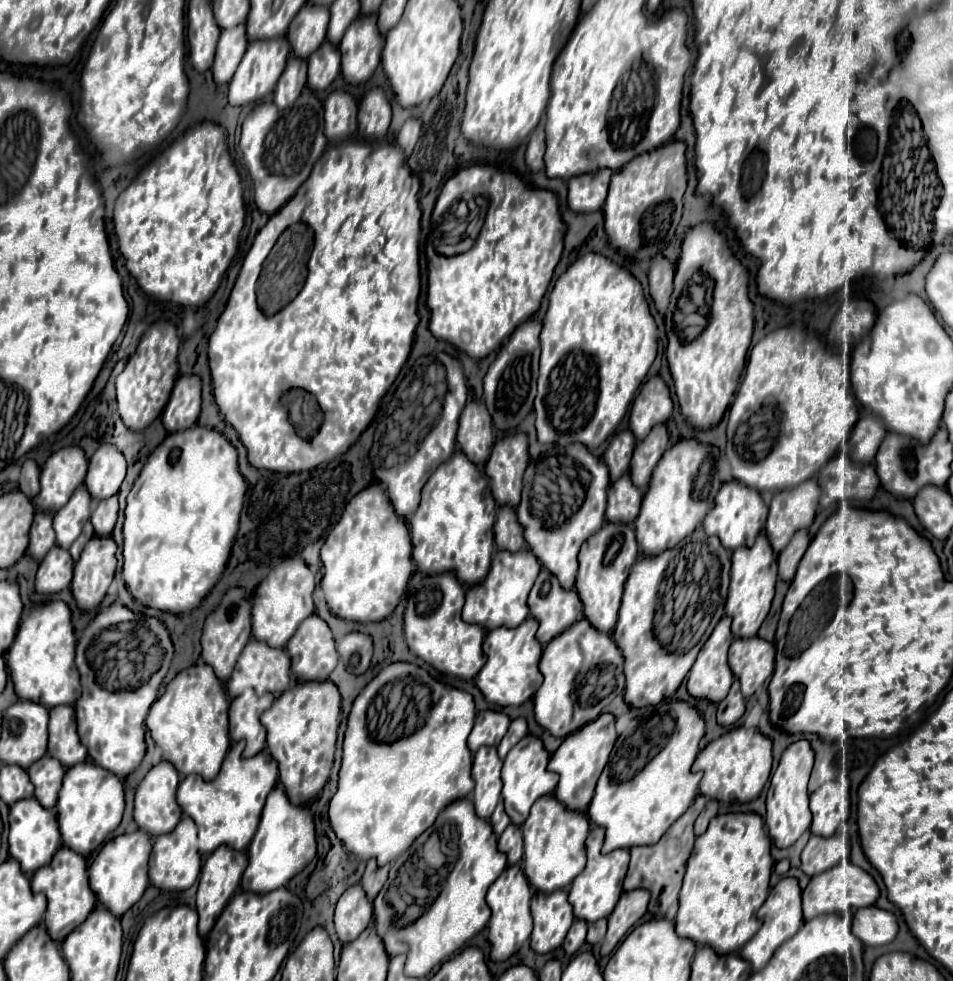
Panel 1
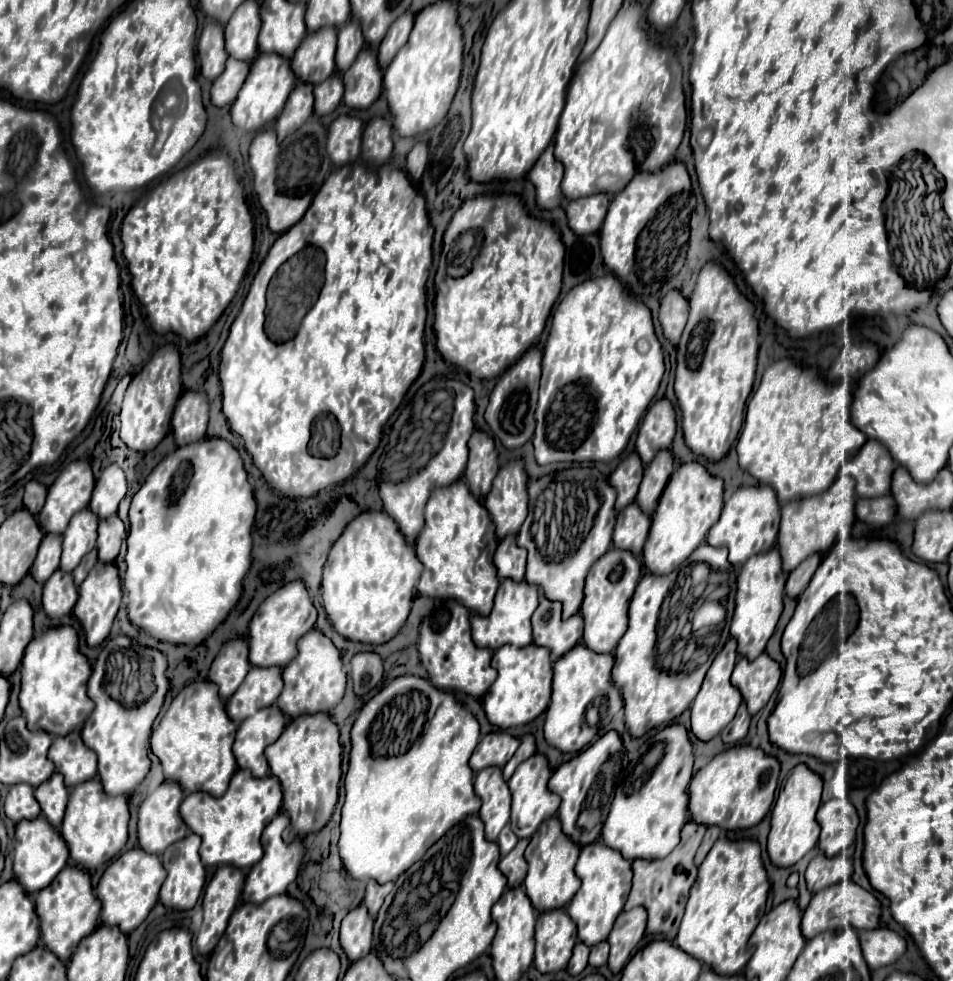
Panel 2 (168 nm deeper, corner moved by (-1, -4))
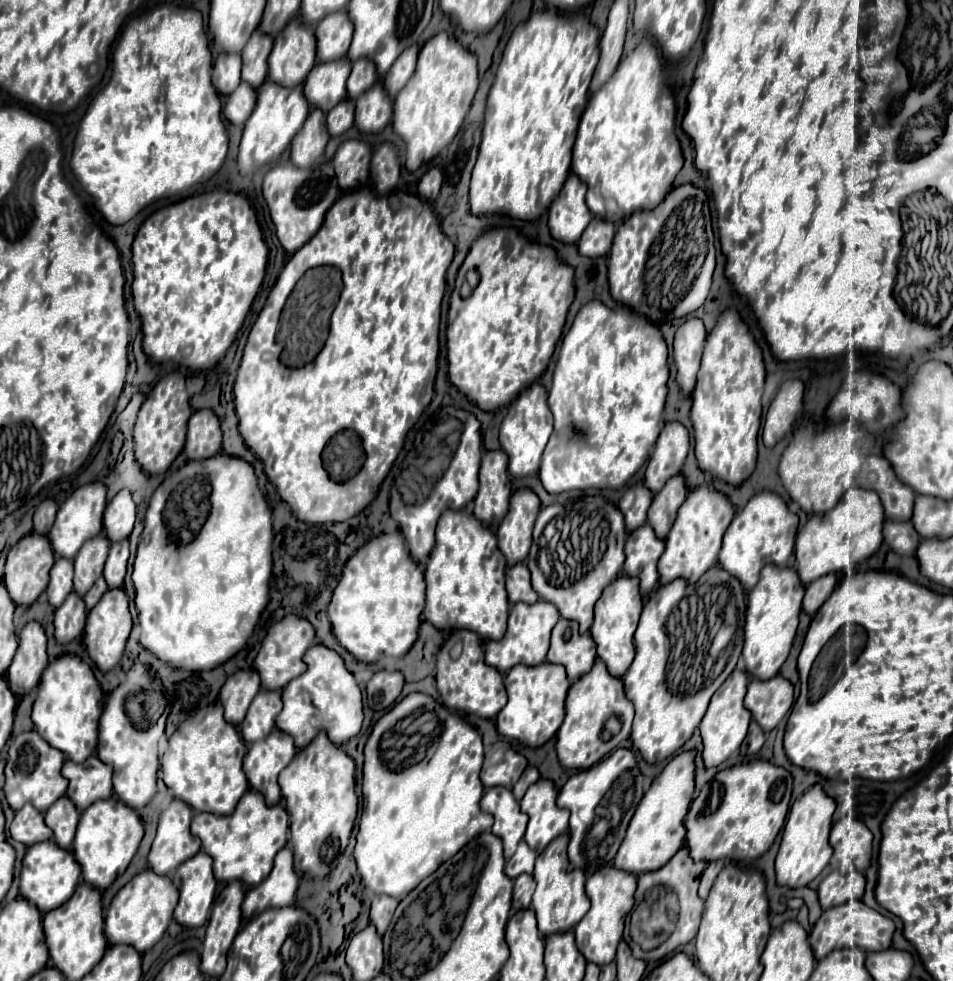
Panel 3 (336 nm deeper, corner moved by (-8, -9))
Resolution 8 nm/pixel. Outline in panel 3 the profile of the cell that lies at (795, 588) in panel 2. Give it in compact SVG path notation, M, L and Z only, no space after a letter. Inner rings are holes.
M829 572L817 580L813 580L807 588L805 588L805 596L803 596L803 610L813 616L819 606L825 602L825 598L831 594L831 590L835 588L837 584L837 574Z

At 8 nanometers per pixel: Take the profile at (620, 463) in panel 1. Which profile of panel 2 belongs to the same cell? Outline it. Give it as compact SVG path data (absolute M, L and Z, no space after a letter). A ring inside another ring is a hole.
M636 453L620 461L620 465L610 475L610 485L616 489L616 511L622 511L626 505L636 501L638 485L642 483L642 461Z

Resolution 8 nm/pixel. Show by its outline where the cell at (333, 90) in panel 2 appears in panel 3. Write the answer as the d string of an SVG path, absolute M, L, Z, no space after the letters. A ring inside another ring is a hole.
M343 98L335 108L327 112L327 128L331 136L343 134L347 128L353 124L353 114L355 114L355 102L351 98Z

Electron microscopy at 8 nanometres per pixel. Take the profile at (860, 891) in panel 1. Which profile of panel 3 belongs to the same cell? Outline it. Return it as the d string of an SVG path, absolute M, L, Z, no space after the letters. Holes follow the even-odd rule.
M849 900L845 904L825 910L819 916L819 920L811 930L811 948L817 960L825 958L825 954L841 946L861 946L861 950L885 950L891 946L893 930L895 930L895 924L887 916L869 908L861 900Z

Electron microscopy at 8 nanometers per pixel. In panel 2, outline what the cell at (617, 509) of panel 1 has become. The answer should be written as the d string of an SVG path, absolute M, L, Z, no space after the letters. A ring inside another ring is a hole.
M632 503L618 513L614 529L614 547L626 549L636 557L642 557L648 531L650 531L650 517L644 515L636 503Z

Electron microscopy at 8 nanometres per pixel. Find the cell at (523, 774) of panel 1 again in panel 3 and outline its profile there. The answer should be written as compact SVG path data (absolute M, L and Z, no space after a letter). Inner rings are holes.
M539 778L527 788L521 800L521 810L529 816L525 842L537 852L543 852L553 838L567 832L569 828L569 812L559 810L555 806L555 798L555 784L551 780Z

